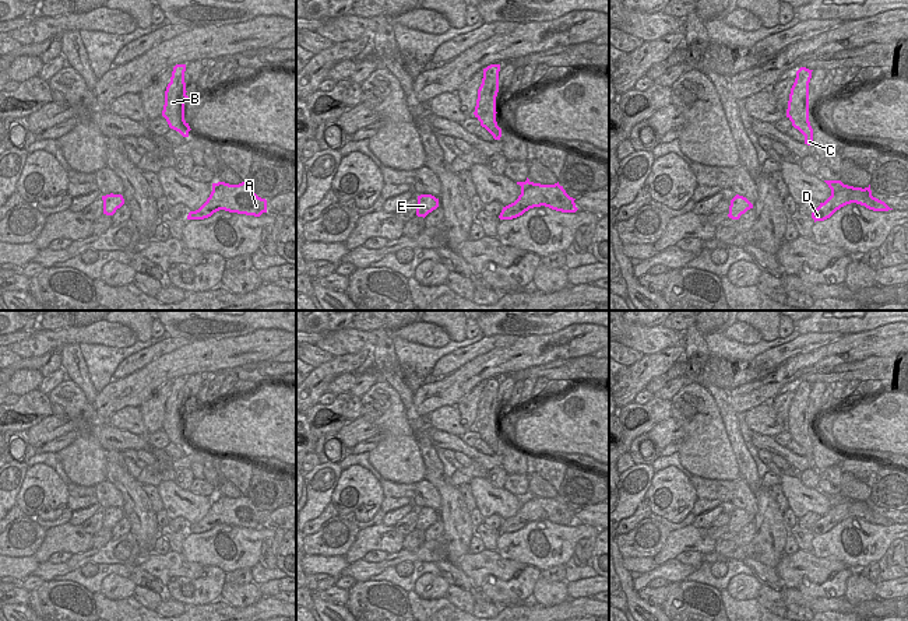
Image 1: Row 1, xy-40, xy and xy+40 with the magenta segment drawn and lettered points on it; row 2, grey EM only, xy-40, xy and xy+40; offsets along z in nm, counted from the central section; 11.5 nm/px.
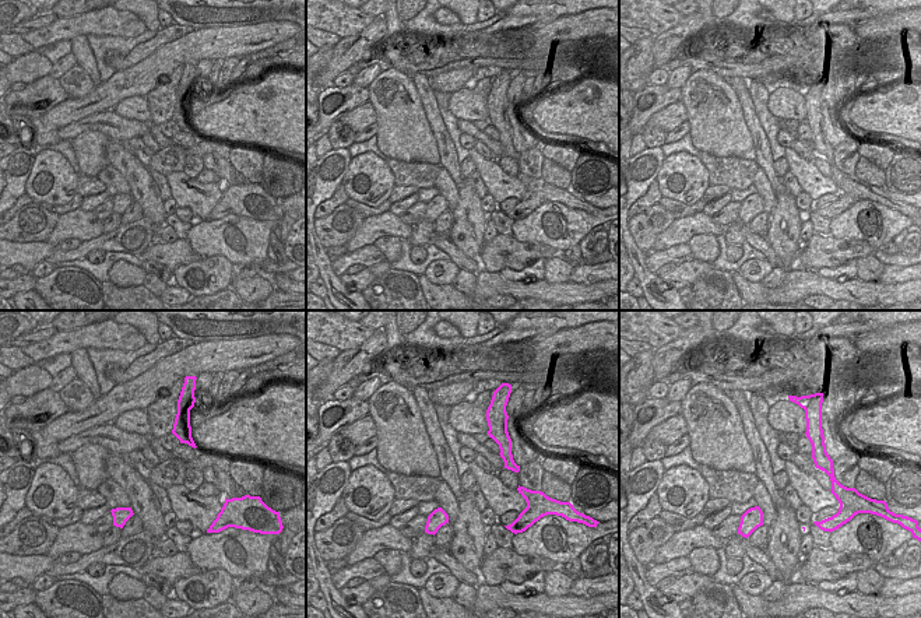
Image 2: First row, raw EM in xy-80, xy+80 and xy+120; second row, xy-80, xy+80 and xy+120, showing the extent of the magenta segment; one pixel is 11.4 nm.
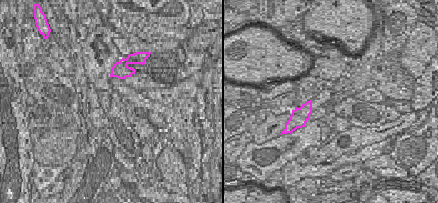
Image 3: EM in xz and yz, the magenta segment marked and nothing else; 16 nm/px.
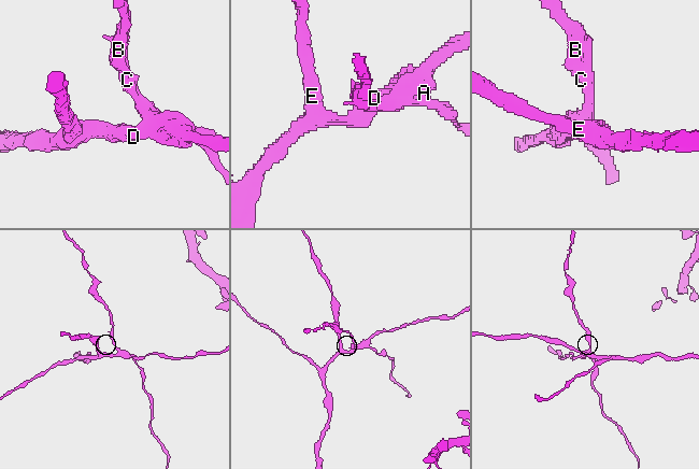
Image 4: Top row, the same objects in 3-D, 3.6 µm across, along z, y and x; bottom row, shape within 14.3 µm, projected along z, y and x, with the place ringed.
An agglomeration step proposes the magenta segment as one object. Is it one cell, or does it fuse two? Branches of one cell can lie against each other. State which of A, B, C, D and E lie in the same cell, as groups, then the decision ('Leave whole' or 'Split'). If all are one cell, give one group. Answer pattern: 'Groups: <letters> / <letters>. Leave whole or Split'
Groups: A D E / B C. Split

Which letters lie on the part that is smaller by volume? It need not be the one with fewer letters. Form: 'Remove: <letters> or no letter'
Remove: B, C

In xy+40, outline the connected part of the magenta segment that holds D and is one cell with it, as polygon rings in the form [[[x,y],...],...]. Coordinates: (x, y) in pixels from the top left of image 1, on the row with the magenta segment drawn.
[[[847,187],[841,192],[831,192],[831,196],[812,213],[812,218],[816,221],[824,221],[830,218],[837,210],[852,203],[852,187]]]

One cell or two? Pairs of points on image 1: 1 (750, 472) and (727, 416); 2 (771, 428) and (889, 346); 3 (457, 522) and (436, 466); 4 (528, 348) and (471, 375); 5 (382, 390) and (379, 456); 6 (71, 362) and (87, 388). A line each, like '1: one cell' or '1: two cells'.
1: one cell
2: two cells
3: two cells
4: one cell
5: one cell
6: one cell

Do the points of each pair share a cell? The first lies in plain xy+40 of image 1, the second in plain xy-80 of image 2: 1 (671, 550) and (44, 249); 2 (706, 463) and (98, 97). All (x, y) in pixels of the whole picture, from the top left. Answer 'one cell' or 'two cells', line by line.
1: two cells
2: two cells

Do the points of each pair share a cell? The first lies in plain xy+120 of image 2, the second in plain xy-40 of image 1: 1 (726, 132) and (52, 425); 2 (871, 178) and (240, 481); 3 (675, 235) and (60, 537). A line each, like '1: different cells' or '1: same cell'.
1: different cells
2: different cells
3: same cell

